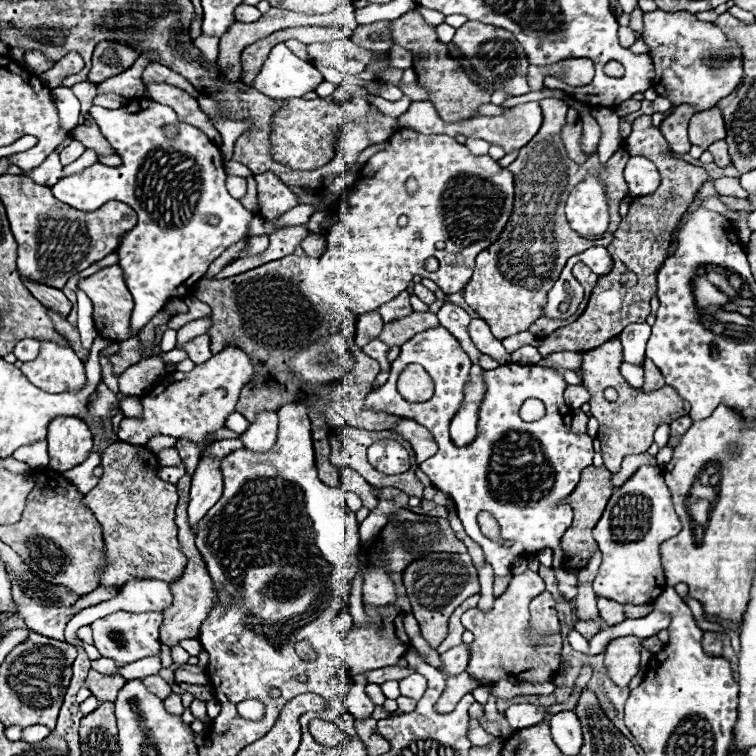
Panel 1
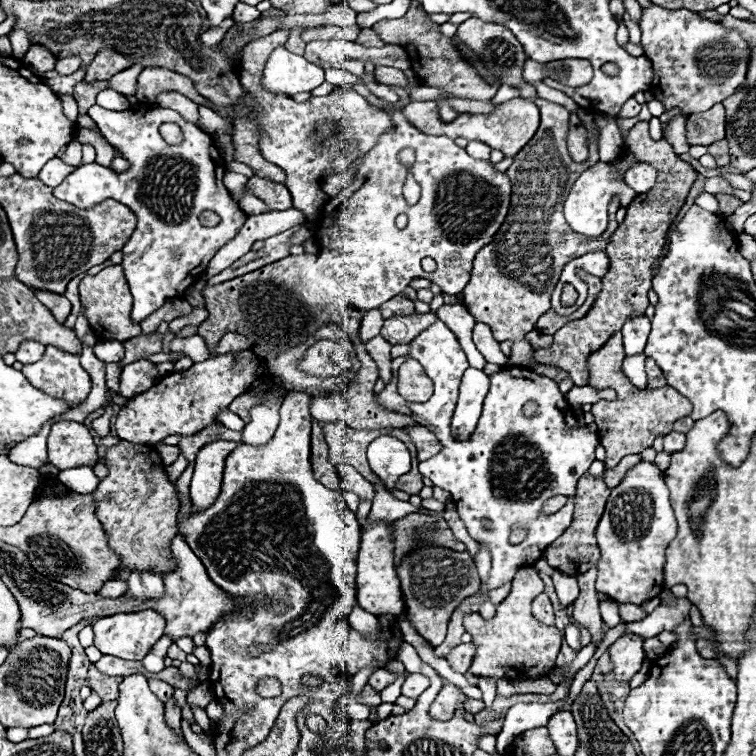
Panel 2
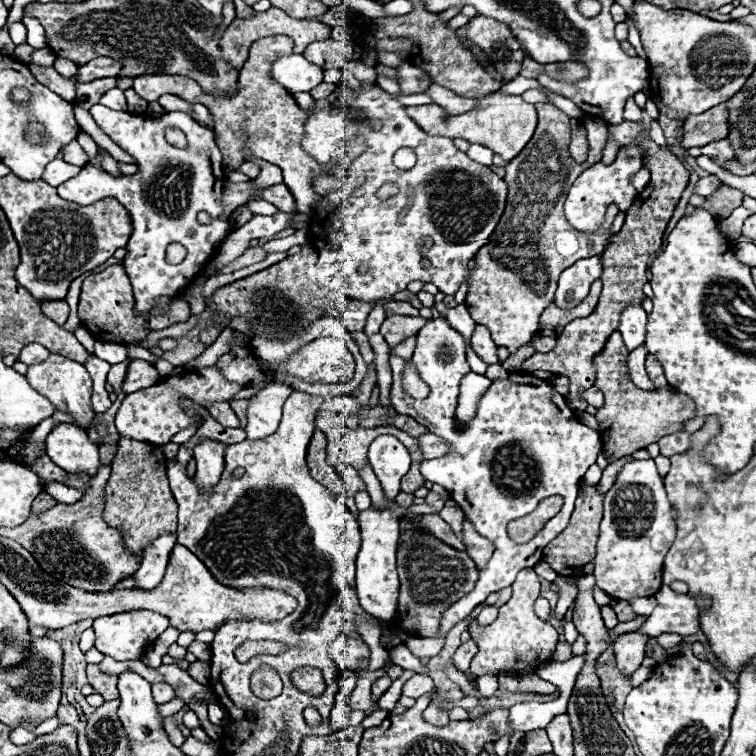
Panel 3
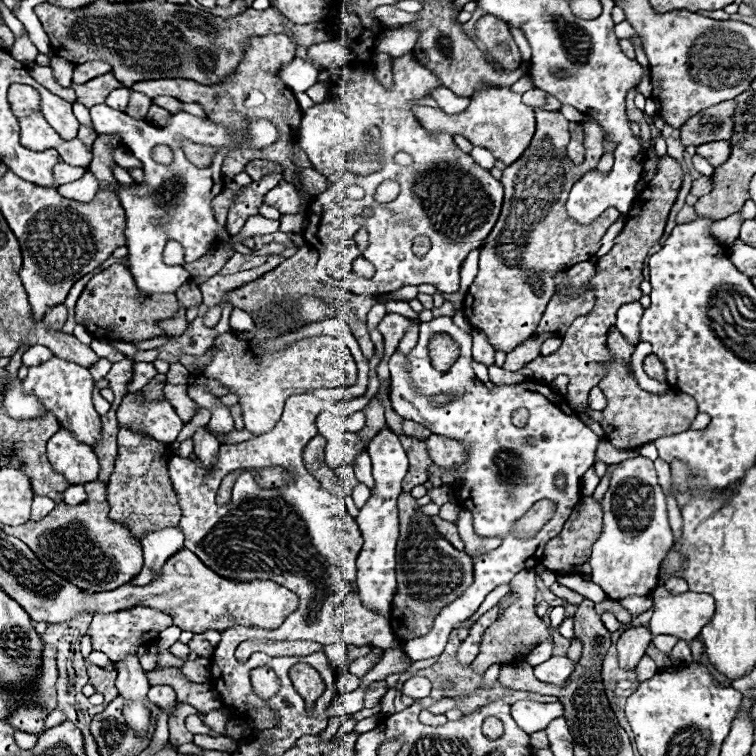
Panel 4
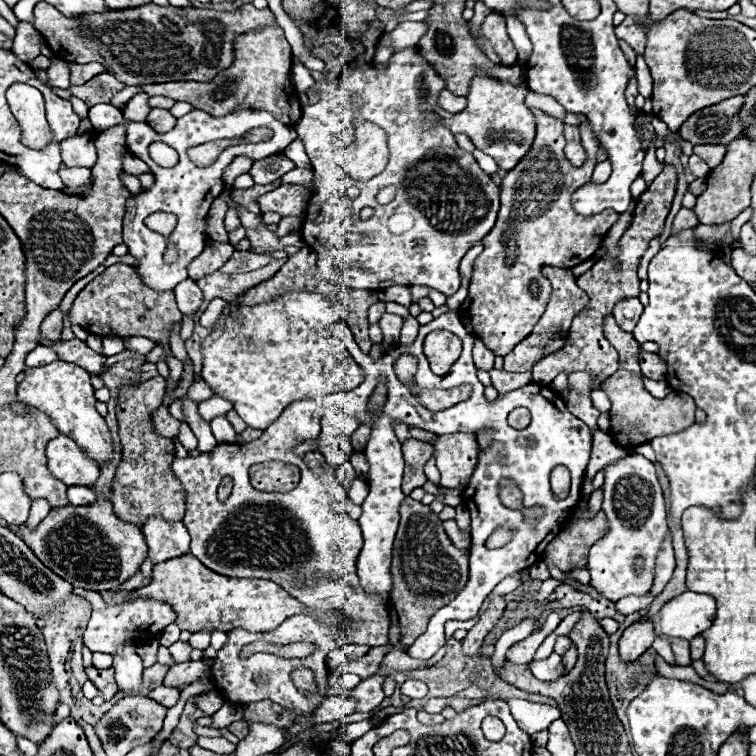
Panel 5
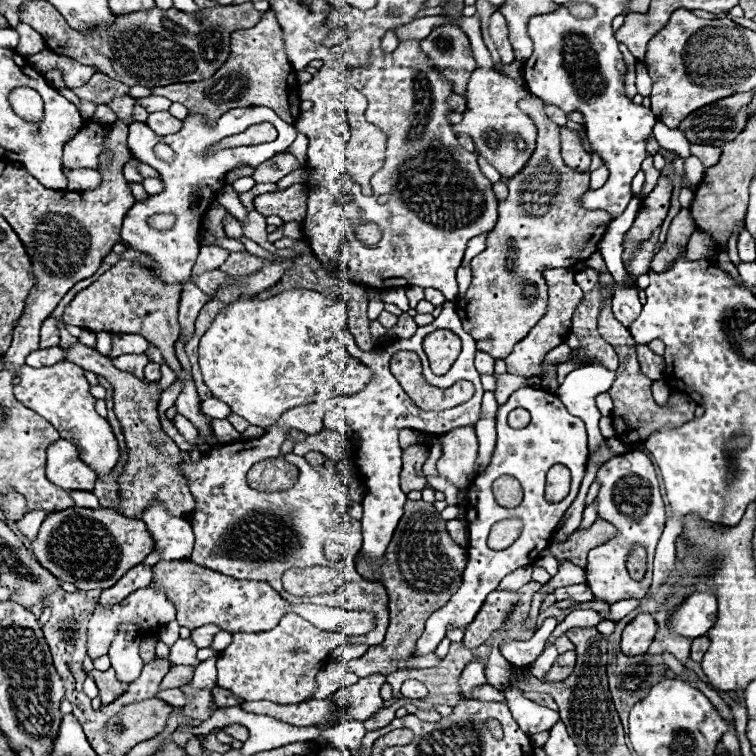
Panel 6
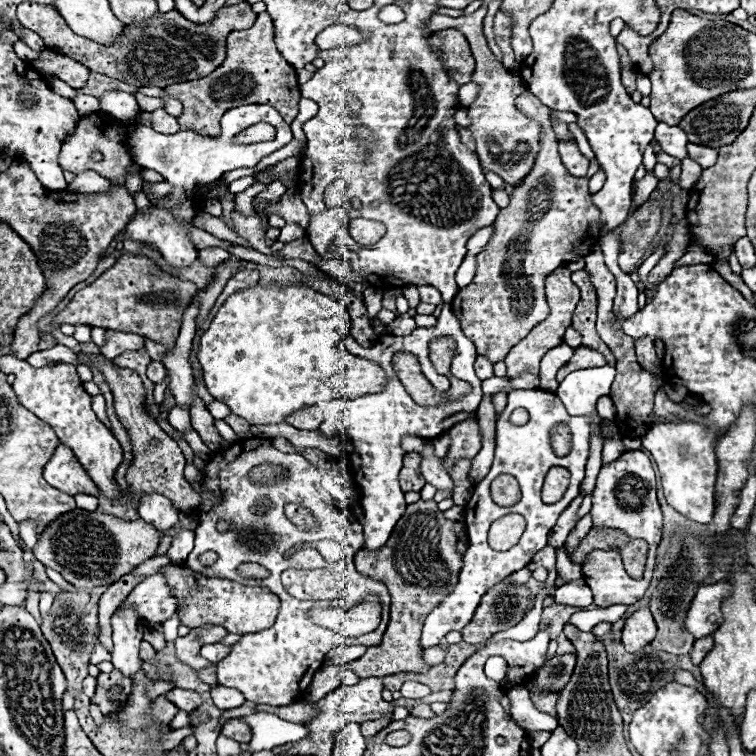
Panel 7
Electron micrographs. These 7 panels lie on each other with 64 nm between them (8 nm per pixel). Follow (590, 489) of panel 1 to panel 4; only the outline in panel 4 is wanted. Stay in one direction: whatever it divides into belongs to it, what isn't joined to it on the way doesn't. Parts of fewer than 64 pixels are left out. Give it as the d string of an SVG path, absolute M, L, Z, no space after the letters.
M586 496L578 502L578 506L574 506L574 512L568 518L564 530L546 544L542 564L552 572L580 572L582 566L590 560L590 548L600 534L602 534L602 506L592 496Z

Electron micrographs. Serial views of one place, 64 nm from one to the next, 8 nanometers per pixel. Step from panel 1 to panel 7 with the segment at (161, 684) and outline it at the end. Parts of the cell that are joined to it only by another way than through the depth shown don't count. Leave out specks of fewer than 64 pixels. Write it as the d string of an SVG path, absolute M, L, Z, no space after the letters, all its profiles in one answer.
M174 688L166 694L180 710L186 710L186 712L192 712L196 708L202 706L202 698L198 692L194 690L182 690L182 688Z

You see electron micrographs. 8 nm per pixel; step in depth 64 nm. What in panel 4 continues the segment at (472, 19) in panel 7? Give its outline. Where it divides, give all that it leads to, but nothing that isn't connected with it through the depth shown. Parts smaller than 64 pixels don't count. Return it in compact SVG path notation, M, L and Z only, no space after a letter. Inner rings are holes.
M406 24L398 30L386 30L384 36L380 36L380 40L376 42L376 50L388 52L392 58L398 58L414 48L416 38L418 38L418 30L412 24ZM476 86L476 92L470 96L470 106L454 116L440 118L440 108L430 108L430 106L418 106L414 108L416 118L426 130L434 132L448 132L452 136L460 134L468 138L474 146L482 146L490 150L500 162L510 166L516 162L526 146L530 146L532 136L534 136L534 110L526 104L522 104L522 94L512 92L510 86Z

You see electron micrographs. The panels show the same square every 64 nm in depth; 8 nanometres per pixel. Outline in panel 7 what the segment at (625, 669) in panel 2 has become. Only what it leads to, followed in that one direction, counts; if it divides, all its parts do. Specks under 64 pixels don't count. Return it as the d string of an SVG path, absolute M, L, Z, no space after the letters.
M640 608L630 614L630 618L624 624L622 630L622 642L628 652L642 650L646 644L650 644L656 636L656 624L648 608Z

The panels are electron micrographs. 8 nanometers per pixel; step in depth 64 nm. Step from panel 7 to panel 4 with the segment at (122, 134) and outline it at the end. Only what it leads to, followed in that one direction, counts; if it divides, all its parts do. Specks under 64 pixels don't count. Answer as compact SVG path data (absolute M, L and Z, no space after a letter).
M72 138L72 140L64 140L58 148L60 152L60 158L70 164L70 166L82 166L82 168L88 168L90 162L92 162L92 150L88 146L84 146L78 138Z

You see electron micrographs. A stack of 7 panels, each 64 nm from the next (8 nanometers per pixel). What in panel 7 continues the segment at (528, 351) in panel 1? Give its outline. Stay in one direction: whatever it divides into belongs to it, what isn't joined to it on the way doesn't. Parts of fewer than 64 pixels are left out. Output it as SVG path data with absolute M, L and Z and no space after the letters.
M526 90L524 94L520 94L516 98L516 106L526 116L540 122L540 126L542 126L540 152L538 152L538 158L536 158L532 172L526 176L526 180L520 186L514 188L514 194L510 198L508 208L500 210L498 218L494 222L496 230L494 230L492 240L476 256L478 270L476 270L474 280L466 288L458 290L454 302L450 304L454 310L454 316L458 318L458 322L462 326L462 332L466 334L466 338L470 338L474 342L478 356L486 356L486 358L490 358L490 362L502 362L512 346L516 346L522 338L526 338L526 334L538 322L544 322L548 318L550 310L548 310L546 294L544 294L546 276L550 272L554 272L556 268L564 266L570 258L590 254L592 246L598 242L596 220L600 216L600 210L590 202L588 178L570 176L568 170L564 168L560 154L558 154L558 140L554 138L552 124L548 120L550 110L546 106L542 106L540 100L534 98L534 94L530 94L530 90Z

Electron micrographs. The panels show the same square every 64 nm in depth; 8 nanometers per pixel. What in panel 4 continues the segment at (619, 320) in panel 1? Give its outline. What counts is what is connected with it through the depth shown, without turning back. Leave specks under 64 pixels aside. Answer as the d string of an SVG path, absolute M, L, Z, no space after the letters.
M662 156L658 160L658 172L656 176L648 182L648 186L644 188L642 194L636 196L636 202L632 204L632 210L628 212L628 220L624 230L616 236L616 244L614 248L598 258L596 262L596 274L588 284L588 290L596 290L596 304L590 310L590 314L586 316L578 316L570 328L566 330L564 338L562 338L562 346L558 352L550 354L550 356L538 356L534 358L530 364L526 364L526 368L532 372L534 380L540 380L544 384L550 384L556 376L566 374L570 378L570 402L572 404L586 404L588 402L588 392L600 382L602 376L606 376L606 370L602 368L602 364L610 362L612 354L606 346L606 334L608 328L614 326L616 322L616 312L618 306L626 304L626 302L634 302L640 300L642 292L640 292L640 282L642 278L642 262L648 254L648 250L652 248L652 244L656 240L660 240L668 212L678 196L682 184L682 170L680 164L674 162L668 156Z

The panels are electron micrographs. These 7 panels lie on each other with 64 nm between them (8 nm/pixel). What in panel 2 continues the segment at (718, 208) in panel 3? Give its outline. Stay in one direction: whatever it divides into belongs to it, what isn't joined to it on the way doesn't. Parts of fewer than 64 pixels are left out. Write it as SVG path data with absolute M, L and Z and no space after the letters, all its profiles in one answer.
M716 194L716 200L720 204L720 216L730 216L738 206L742 206L742 200L732 194Z

